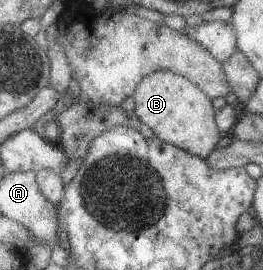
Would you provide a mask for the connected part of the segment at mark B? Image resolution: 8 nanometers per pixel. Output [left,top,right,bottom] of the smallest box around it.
[134,70,224,158]

